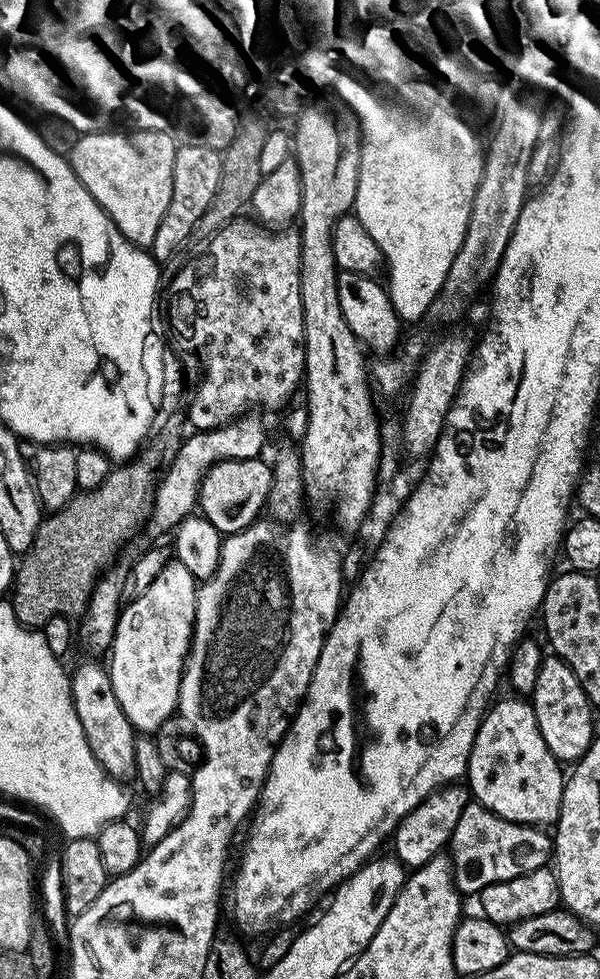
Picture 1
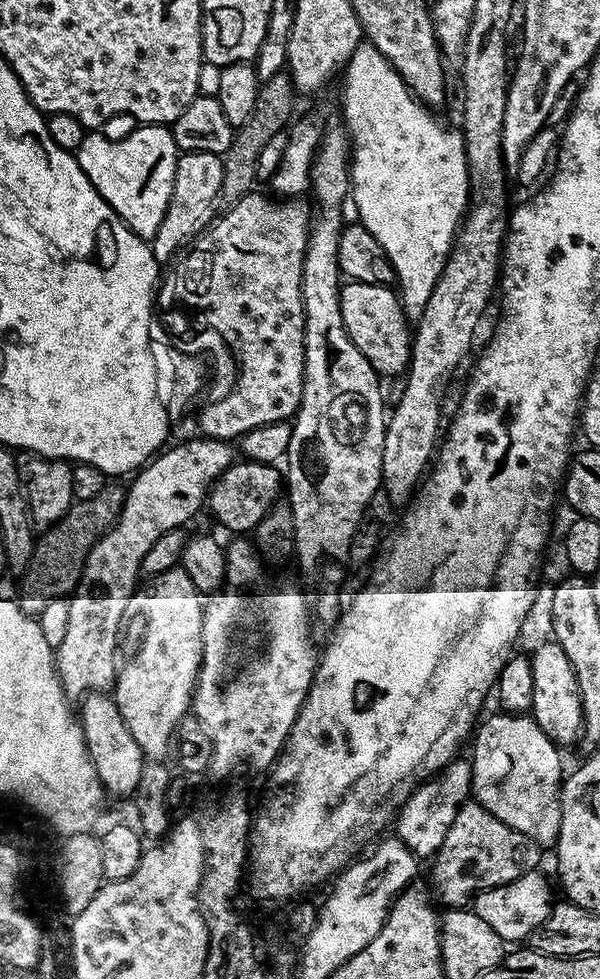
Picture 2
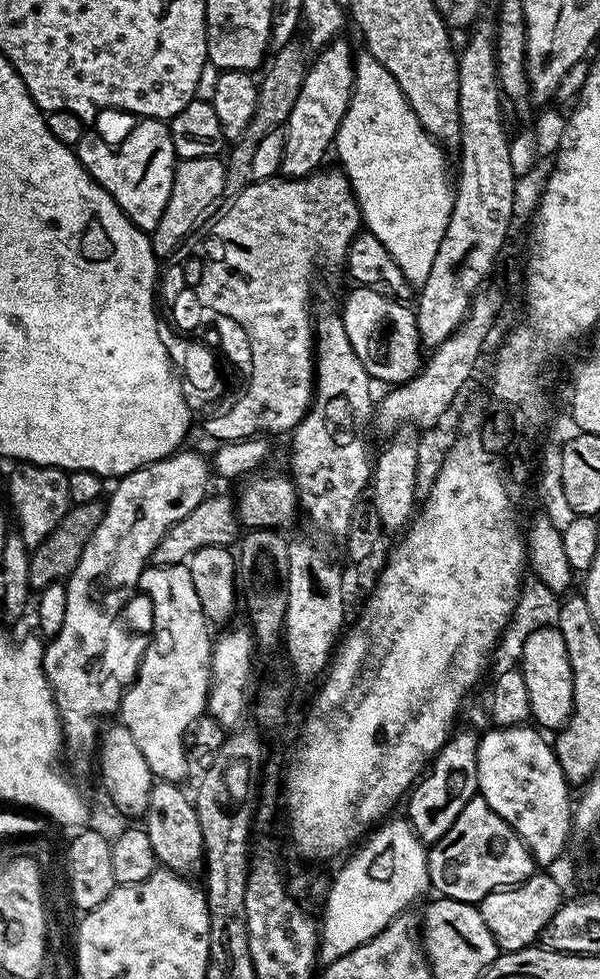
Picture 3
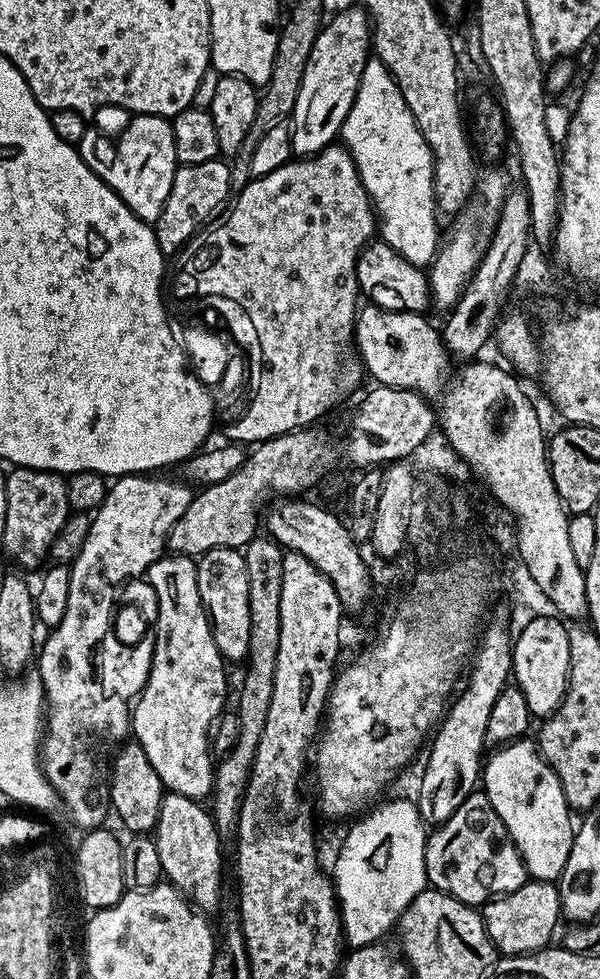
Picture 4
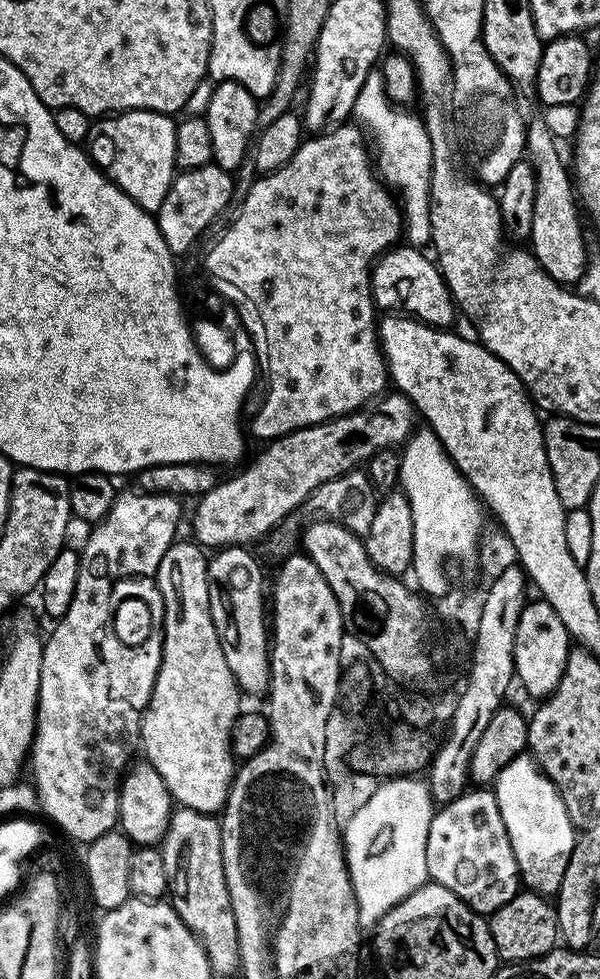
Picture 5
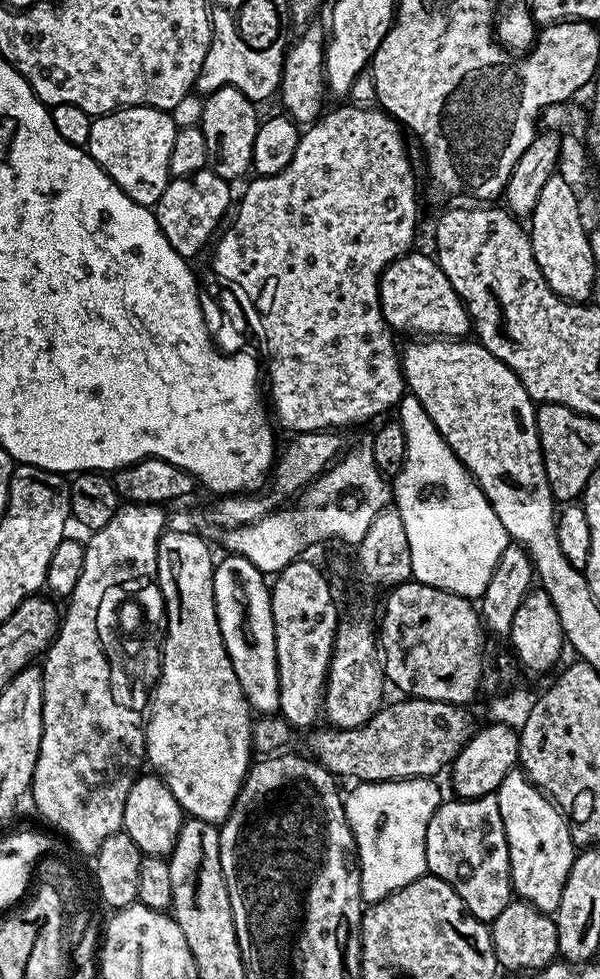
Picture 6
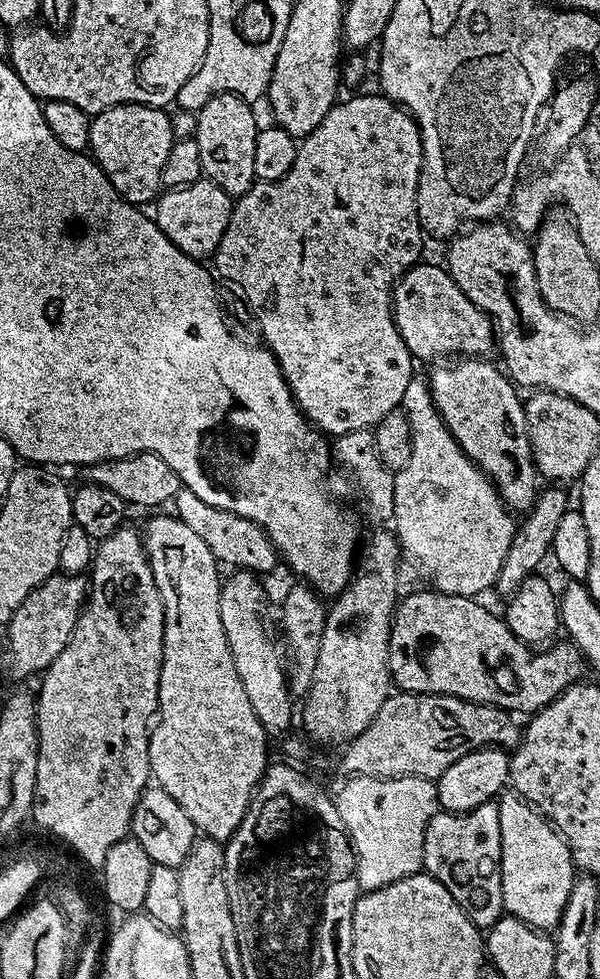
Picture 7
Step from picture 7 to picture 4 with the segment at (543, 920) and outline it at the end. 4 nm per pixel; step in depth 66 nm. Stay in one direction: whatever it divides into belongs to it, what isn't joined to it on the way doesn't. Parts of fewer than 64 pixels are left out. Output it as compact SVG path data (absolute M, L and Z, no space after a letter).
M521 738L519 740L513 740L512 743L506 744L495 749L496 752L492 757L489 755L487 759L483 761L482 764L482 791L485 796L487 796L490 806L494 806L494 810L498 814L498 818L502 818L502 822L506 826L506 830L510 834L510 838L514 842L514 846L520 851L520 857L522 862L526 866L529 877L534 880L546 880L549 882L559 881L562 870L566 866L566 858L570 858L570 846L572 845L572 838L574 835L574 820L572 824L573 813L568 807L566 802L566 794L562 790L562 782L558 778L558 774L554 774L554 770L547 762L544 760L543 756L540 754L540 749L535 743L531 744L531 739Z

